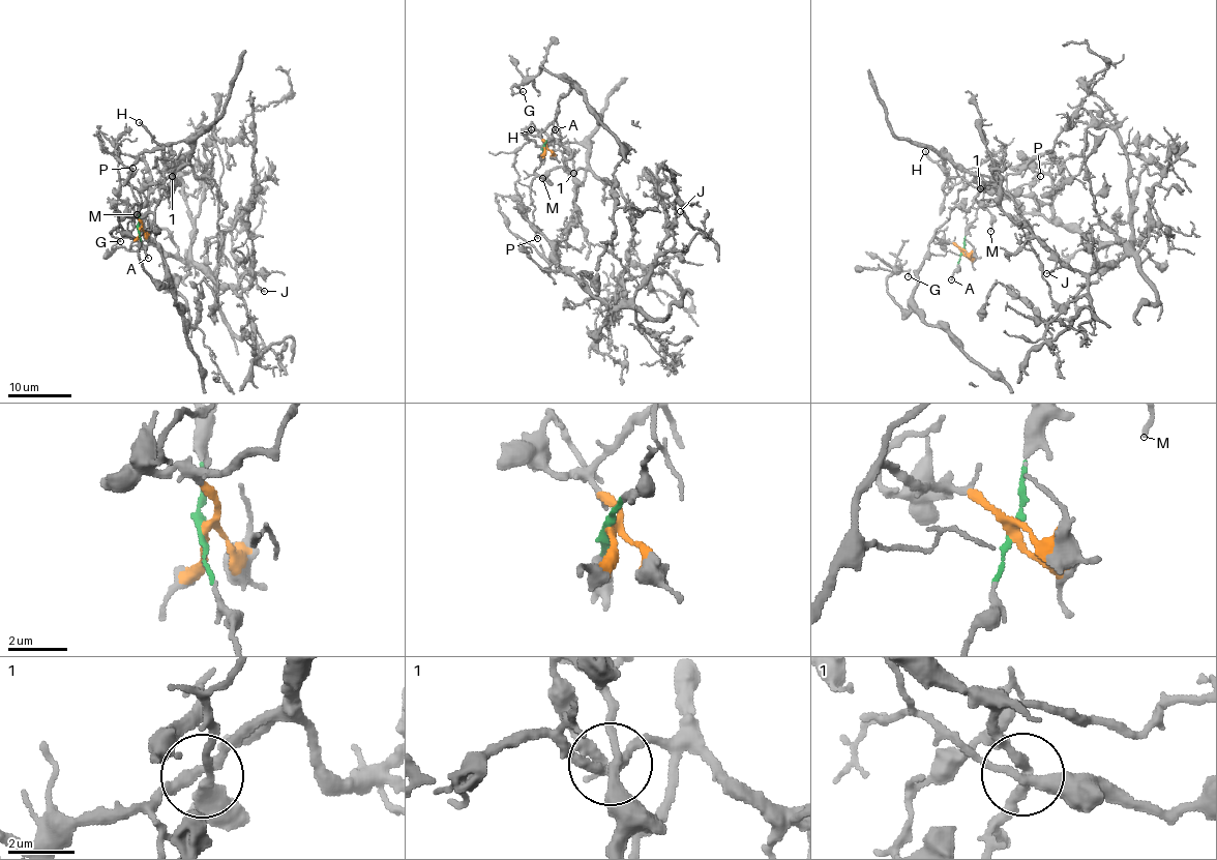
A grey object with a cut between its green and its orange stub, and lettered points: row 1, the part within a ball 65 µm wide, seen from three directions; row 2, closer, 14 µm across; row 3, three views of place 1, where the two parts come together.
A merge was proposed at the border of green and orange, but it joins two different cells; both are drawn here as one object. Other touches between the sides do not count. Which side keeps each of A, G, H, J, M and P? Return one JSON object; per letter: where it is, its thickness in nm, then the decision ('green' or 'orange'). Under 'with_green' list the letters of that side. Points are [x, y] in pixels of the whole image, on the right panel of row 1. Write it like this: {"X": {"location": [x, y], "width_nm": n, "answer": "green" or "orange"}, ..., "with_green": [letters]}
{"A": {"location": [951, 279], "width_nm": 150, "answer": "green"}, "G": {"location": [908, 276], "width_nm": 150, "answer": "orange"}, "H": {"location": [925, 151], "width_nm": 180, "answer": "green"}, "J": {"location": [1046, 273], "width_nm": 140, "answer": "orange"}, "M": {"location": [990, 231], "width_nm": 140, "answer": "green"}, "P": {"location": [1040, 176], "width_nm": 180, "answer": "green"}, "with_green": ["A", "H", "M", "P"]}

